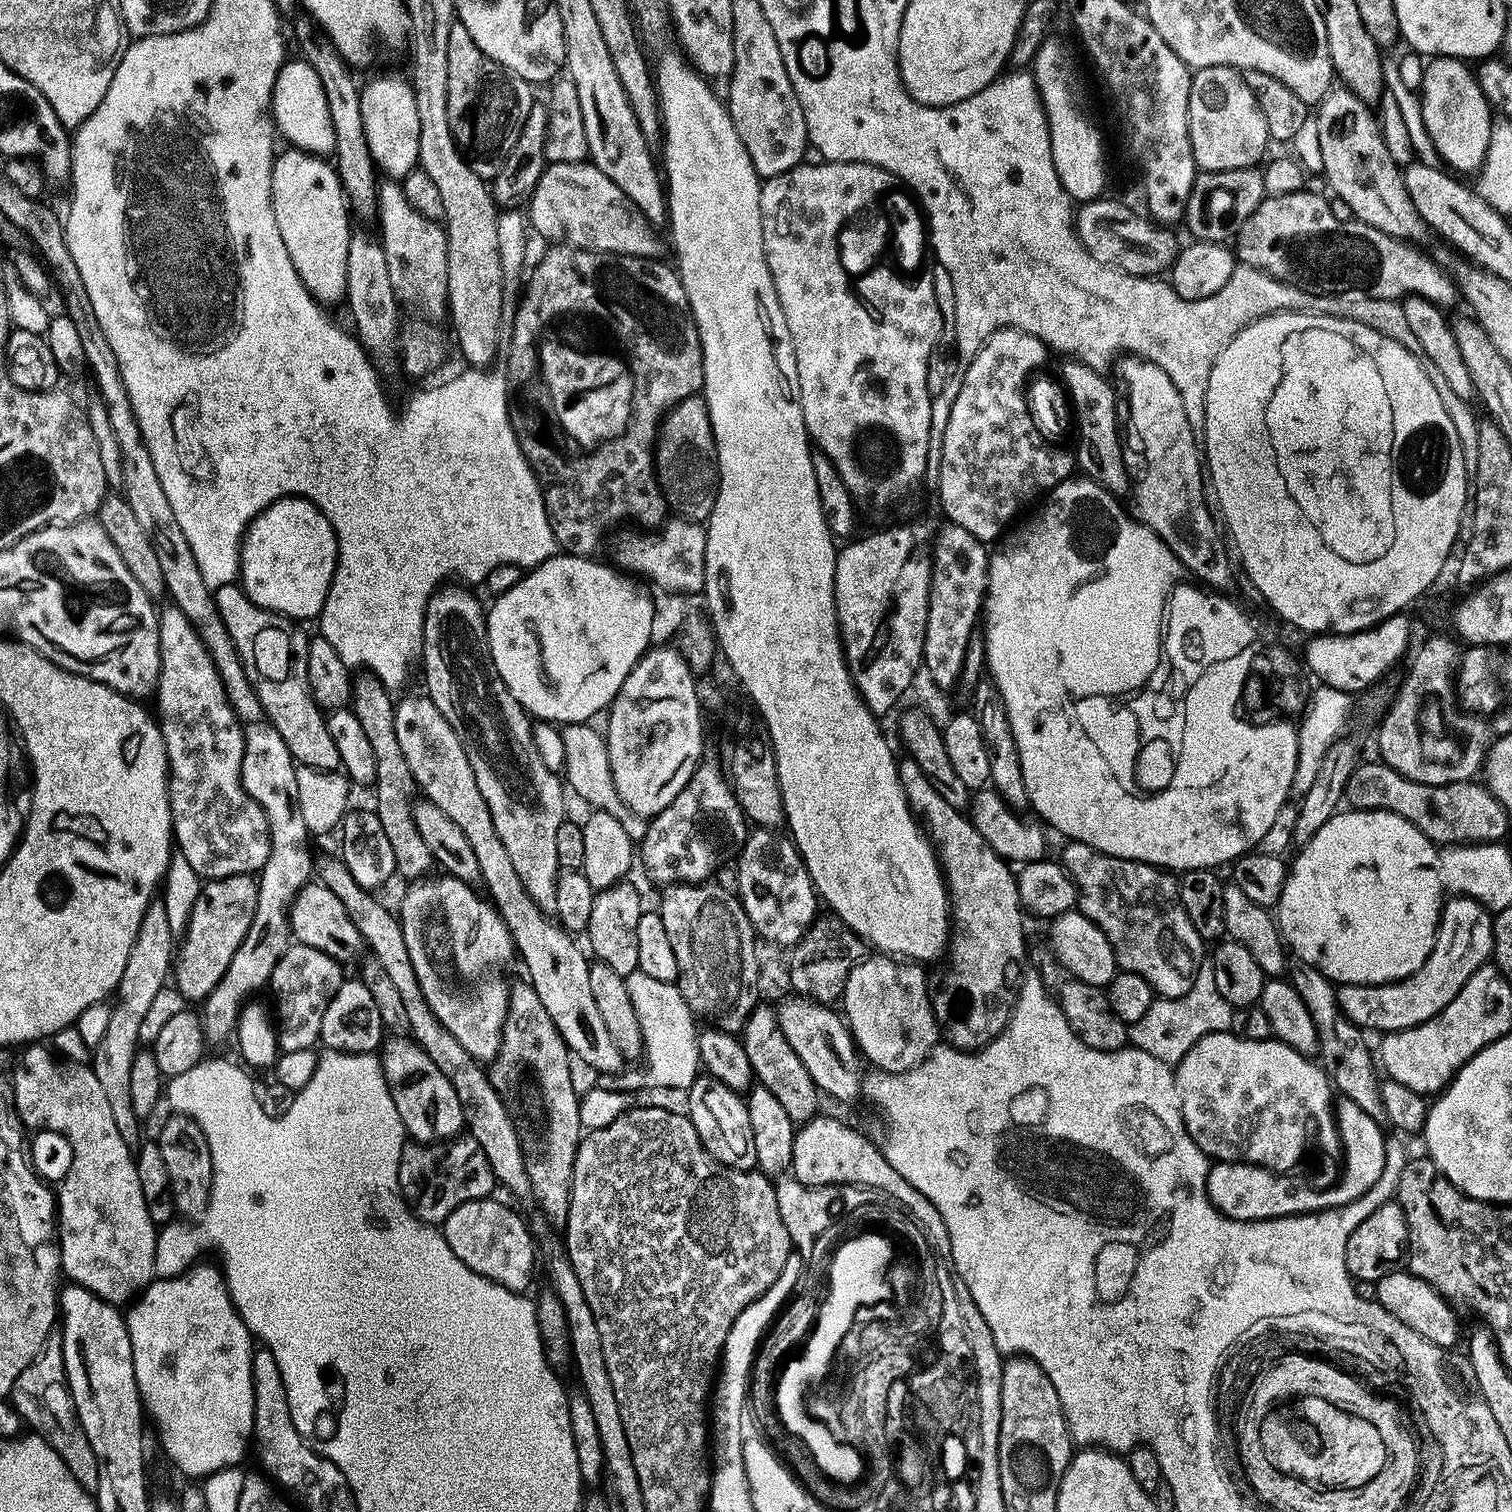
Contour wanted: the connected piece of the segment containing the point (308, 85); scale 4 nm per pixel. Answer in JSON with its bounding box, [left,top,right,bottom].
[271,59,336,158]

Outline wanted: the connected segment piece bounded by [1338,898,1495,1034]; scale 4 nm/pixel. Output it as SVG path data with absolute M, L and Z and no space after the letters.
M1452 898L1445 903L1444 914L1440 918L1440 929L1436 932L1434 950L1430 954L1428 961L1416 974L1410 978L1400 981L1398 984L1375 984L1374 986L1358 986L1357 984L1345 984L1339 989L1340 1009L1344 1012L1350 1022L1365 1033L1380 1032L1379 1034L1391 1034L1393 1032L1405 1032L1411 1028L1422 1026L1430 1022L1478 974L1480 968L1485 967L1493 959L1495 950L1495 934L1492 925L1494 916L1487 908L1481 906L1477 900L1466 900L1463 898Z

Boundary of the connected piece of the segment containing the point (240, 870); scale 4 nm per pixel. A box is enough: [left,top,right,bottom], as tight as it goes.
[158,606,271,882]

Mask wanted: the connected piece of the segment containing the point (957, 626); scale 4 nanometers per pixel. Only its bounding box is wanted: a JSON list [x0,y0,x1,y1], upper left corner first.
[924,522,989,690]

